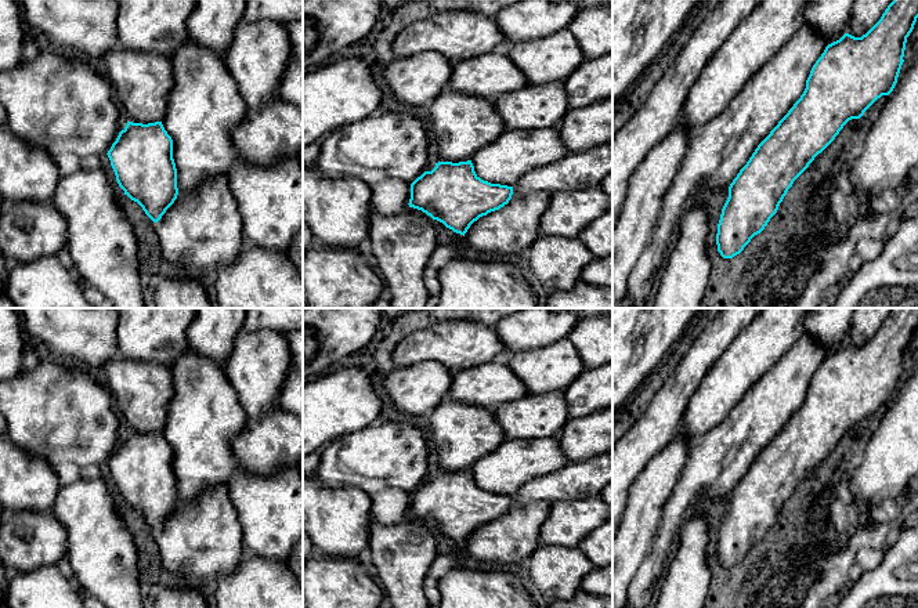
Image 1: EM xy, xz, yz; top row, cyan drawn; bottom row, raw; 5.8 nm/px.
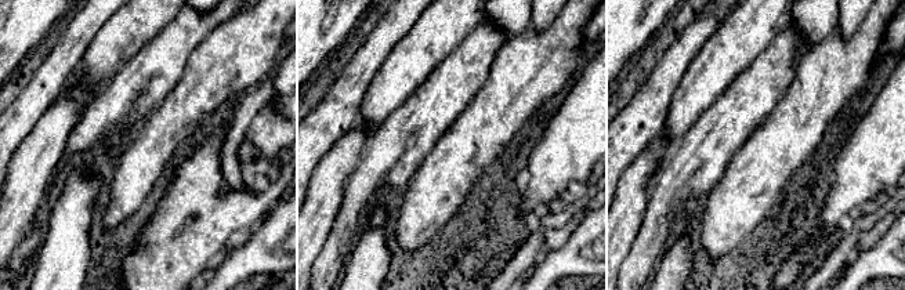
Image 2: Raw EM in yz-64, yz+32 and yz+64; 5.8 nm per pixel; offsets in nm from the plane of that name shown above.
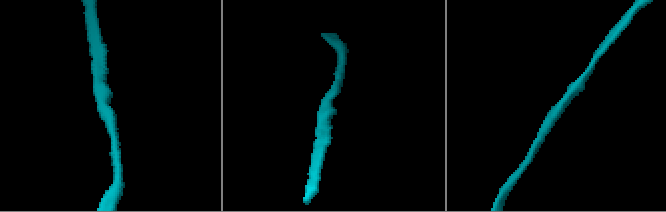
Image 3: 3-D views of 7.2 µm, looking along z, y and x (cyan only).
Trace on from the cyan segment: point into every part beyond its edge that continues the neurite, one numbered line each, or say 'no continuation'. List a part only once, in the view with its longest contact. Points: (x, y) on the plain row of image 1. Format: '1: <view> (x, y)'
no continuation

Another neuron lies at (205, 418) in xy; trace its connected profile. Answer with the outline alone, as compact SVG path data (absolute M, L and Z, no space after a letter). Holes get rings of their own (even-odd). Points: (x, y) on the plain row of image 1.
M189 345L171 369L173 399L162 434L173 449L178 503L188 506L199 495L232 481L243 468L232 444L245 431L247 415L224 370Z

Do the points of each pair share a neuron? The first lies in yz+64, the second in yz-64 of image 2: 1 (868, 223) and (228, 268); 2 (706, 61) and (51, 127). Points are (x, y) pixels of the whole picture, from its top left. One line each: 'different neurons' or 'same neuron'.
1: different neurons
2: different neurons

